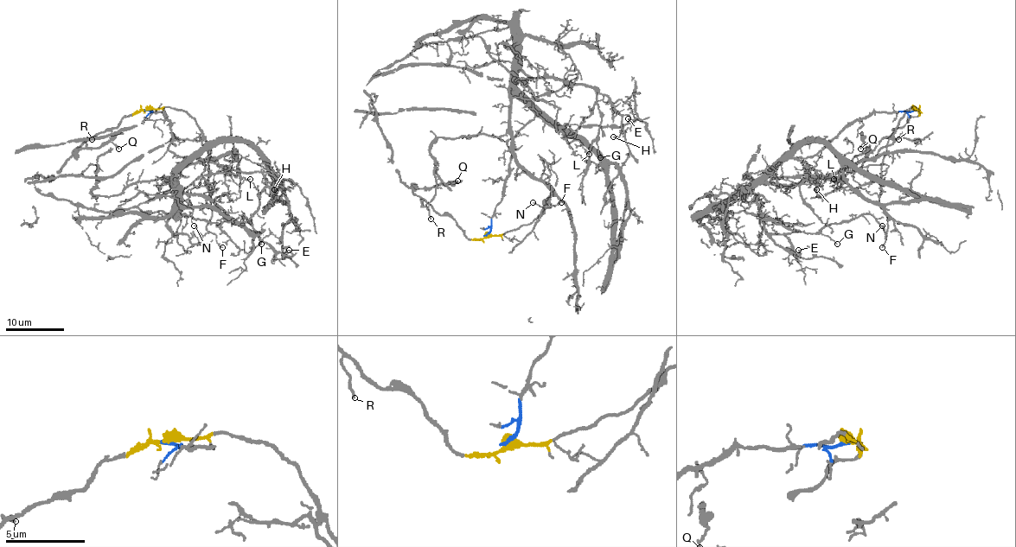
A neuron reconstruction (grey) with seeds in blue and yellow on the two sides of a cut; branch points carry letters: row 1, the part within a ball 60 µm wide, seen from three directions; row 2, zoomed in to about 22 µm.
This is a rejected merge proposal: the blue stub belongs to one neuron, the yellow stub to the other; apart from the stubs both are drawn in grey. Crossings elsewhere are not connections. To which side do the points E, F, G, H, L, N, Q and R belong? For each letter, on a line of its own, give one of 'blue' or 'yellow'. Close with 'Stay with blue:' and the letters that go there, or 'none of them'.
E: blue
F: yellow
G: blue
H: blue
L: blue
N: yellow
Q: yellow
R: yellow
Stay with blue: E, G, H, L

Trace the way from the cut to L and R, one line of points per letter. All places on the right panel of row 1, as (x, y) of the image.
L: (915, 110), (871, 112), (853, 120), (812, 155), (797, 157), (821, 174), (821, 185), (827, 179), (833, 179)
R: (915, 110), (919, 114), (884, 137), (898, 138)

